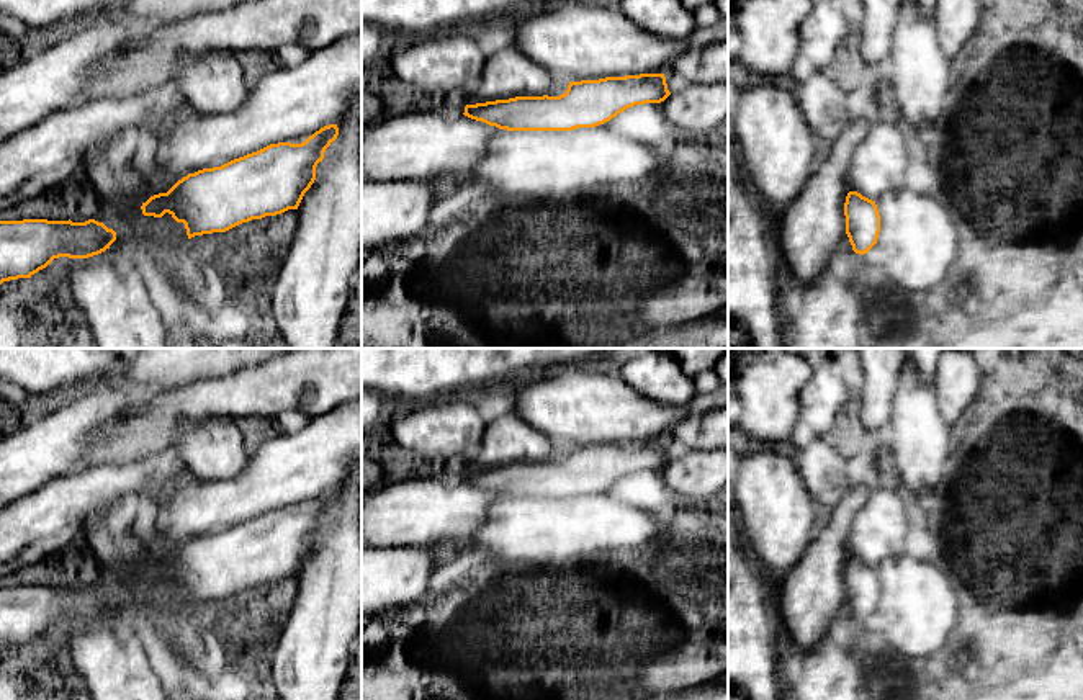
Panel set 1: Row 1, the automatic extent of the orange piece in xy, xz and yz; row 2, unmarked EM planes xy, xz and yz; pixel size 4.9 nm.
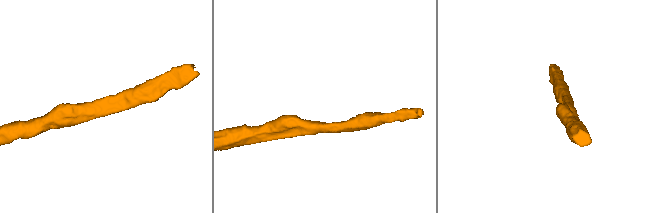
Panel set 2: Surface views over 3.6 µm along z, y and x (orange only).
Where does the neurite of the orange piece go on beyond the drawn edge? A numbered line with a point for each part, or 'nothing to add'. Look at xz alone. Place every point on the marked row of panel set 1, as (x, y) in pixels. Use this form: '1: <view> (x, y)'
nothing to add

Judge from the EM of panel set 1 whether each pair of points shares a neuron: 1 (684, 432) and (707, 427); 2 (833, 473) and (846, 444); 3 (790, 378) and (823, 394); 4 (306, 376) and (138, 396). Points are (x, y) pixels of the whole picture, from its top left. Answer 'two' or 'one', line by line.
1: one
2: two
3: two
4: two

